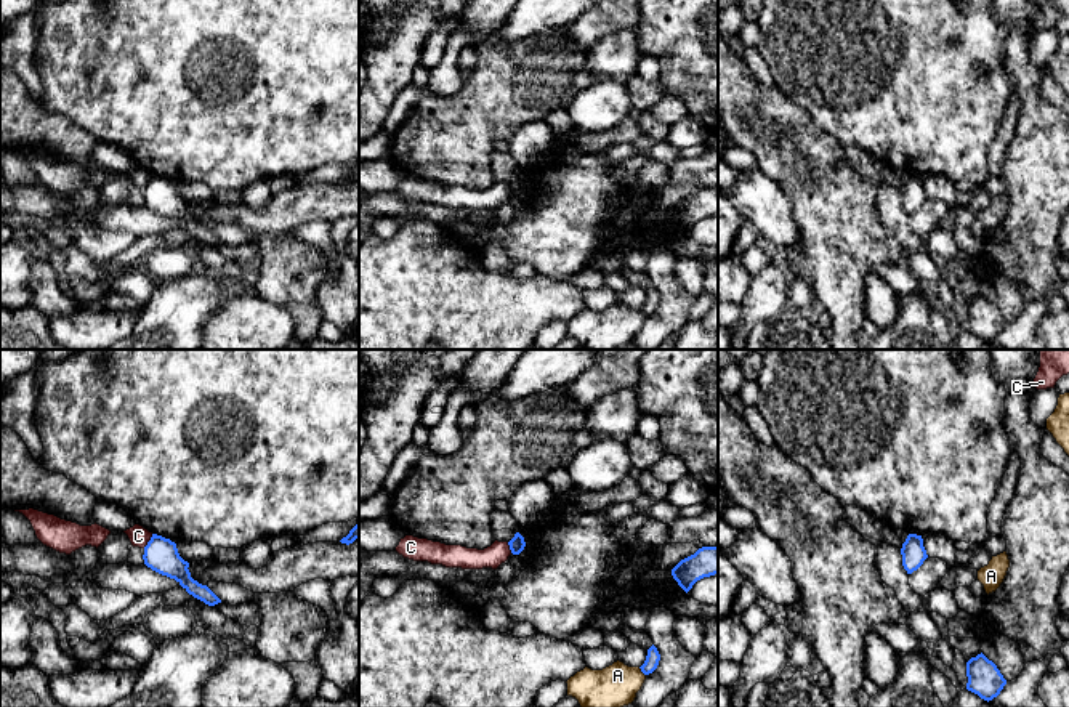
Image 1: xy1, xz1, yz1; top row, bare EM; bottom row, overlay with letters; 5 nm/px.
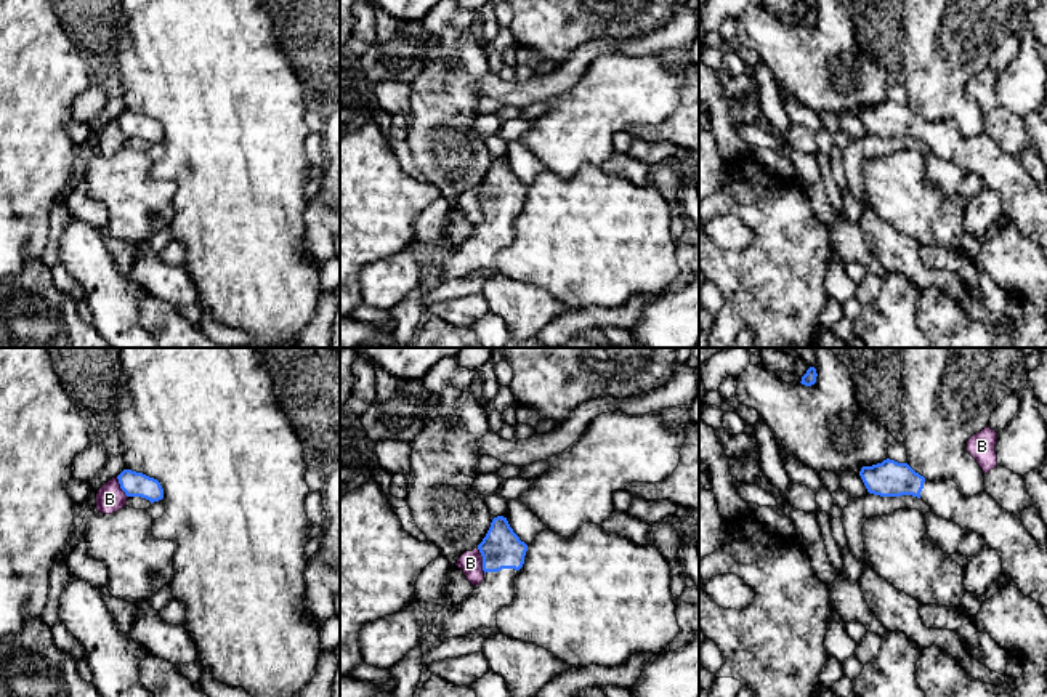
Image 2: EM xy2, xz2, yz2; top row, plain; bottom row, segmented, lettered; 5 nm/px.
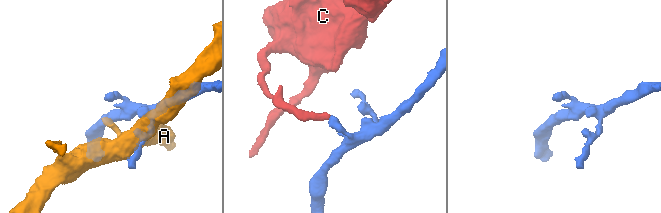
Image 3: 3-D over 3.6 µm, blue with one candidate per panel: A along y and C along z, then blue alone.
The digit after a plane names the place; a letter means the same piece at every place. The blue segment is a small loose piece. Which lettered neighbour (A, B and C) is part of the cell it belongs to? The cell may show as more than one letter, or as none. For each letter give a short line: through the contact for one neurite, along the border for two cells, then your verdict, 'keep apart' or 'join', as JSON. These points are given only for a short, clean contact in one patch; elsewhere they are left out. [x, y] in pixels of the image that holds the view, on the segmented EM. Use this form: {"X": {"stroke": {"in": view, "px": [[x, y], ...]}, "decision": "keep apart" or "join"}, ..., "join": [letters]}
{"A": {"stroke": {"in": "xz1", "px": [[638, 667], [645, 675]]}, "decision": "keep apart"}, "B": {"stroke": {"in": "xz2", "px": [[477, 548], [485, 572]]}, "decision": "keep apart"}, "C": {"stroke": {"in": "xy1", "px": [[153, 534], [143, 547]]}, "decision": "keep apart"}, "join": []}

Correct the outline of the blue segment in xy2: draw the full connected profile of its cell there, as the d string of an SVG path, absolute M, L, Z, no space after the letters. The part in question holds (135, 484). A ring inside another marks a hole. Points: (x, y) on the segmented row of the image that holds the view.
M123 469L117 476L117 479L119 479L120 489L125 492L127 497L141 497L149 500L151 503L164 498L164 489L160 482L143 473Z

